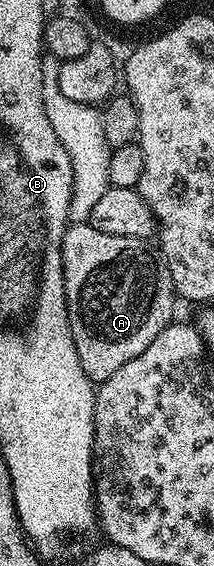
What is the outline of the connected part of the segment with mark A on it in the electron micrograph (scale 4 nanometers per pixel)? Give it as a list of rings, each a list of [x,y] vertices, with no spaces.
[[[72,223],[64,231],[60,248],[68,326],[82,367],[94,383],[110,379],[118,367],[142,355],[142,351],[146,351],[146,347],[150,347],[150,343],[154,343],[154,339],[173,320],[174,293],[76,293],[90,269],[120,251],[122,239],[122,235],[98,231],[91,223]]]

